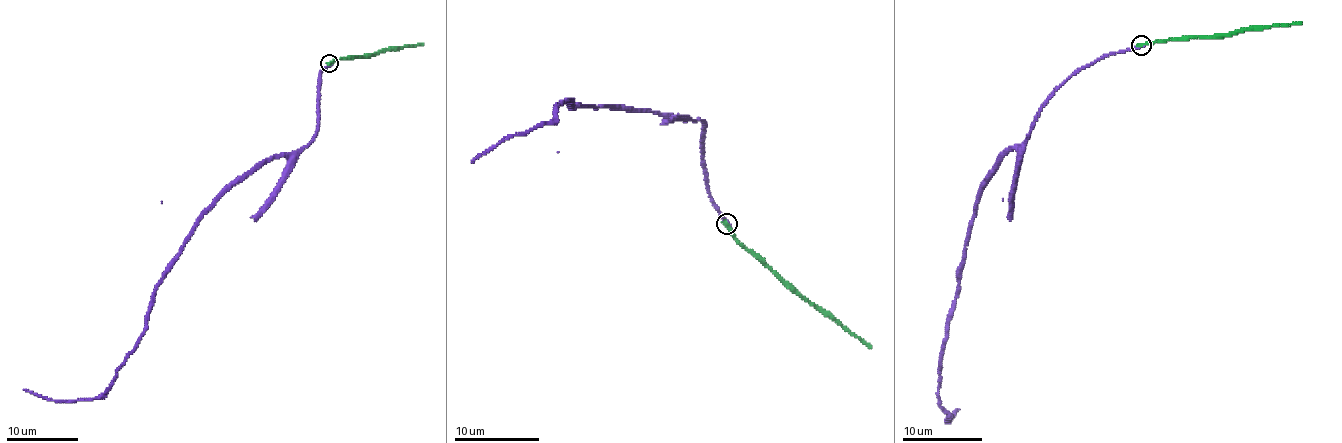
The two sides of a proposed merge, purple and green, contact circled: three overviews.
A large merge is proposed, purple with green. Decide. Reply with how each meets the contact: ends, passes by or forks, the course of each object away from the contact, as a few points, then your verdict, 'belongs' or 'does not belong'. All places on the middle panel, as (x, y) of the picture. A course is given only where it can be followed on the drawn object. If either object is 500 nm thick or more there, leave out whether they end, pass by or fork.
purple ends | green ends | purple via (728, 224), (712, 201), (700, 120), (571, 107), (574, 100), (562, 100), (550, 122), (504, 137), (471, 162) | green via (726, 224), (740, 243), (758, 254), (801, 294), (829, 311), (870, 348) | does not belong

